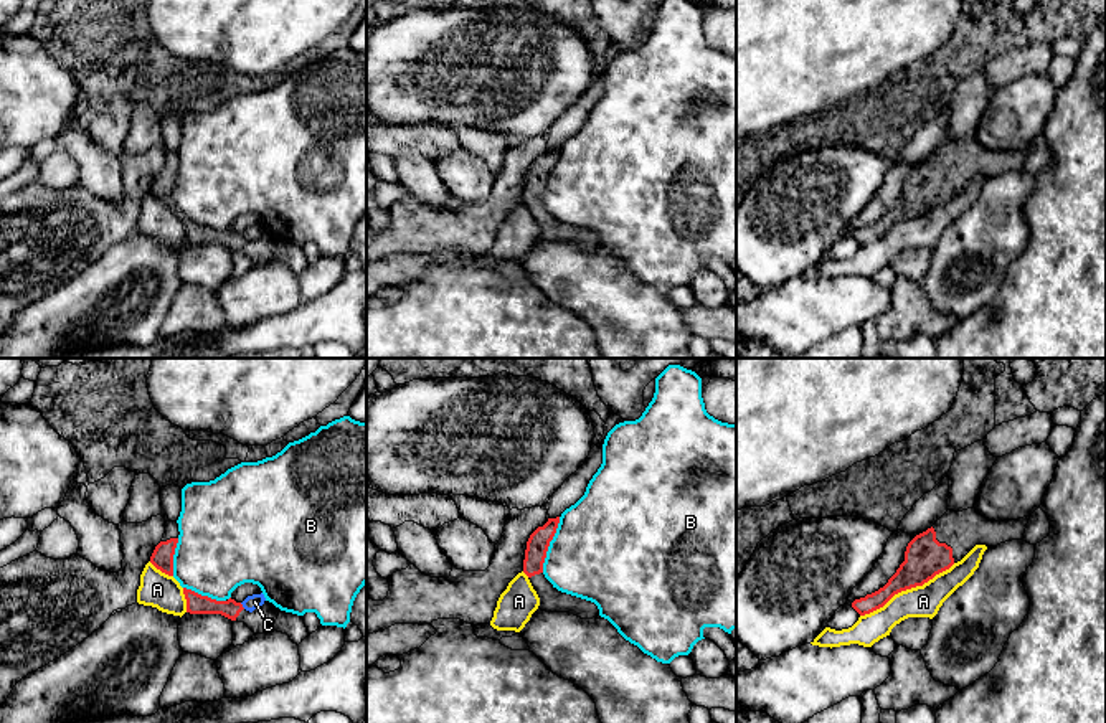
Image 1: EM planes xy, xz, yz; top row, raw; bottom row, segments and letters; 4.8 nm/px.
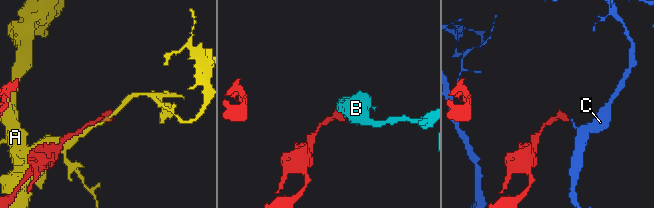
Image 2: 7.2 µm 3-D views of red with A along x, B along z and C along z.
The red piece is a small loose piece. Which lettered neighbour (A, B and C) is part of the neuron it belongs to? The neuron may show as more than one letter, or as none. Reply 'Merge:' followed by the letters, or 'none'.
Merge: none

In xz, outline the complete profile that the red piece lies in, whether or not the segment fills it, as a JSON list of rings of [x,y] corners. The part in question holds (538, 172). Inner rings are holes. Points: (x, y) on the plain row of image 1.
[[[560,147],[548,149],[543,157],[538,157],[527,172],[523,203],[528,206],[533,220],[540,228],[538,239],[546,243],[570,243],[581,249],[599,246],[594,233],[558,221],[543,205],[543,193],[550,172],[553,170]]]

